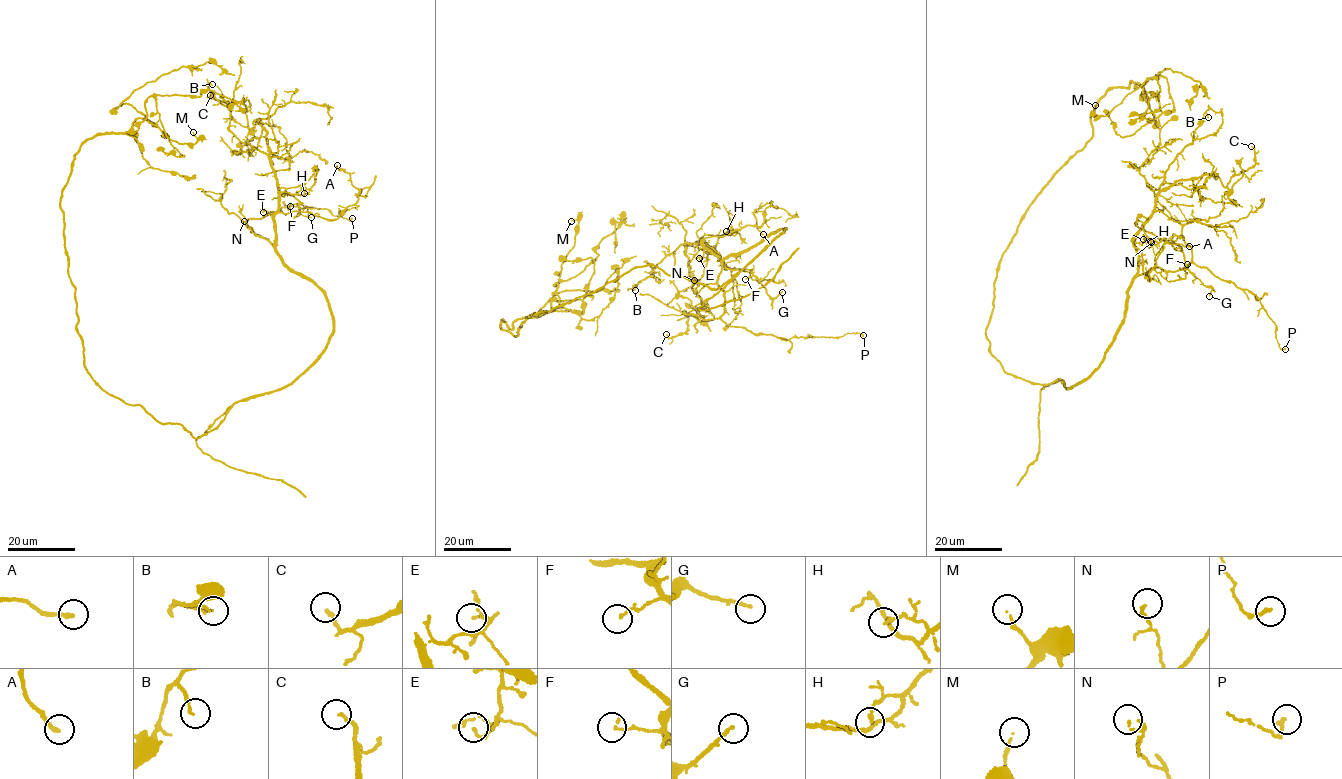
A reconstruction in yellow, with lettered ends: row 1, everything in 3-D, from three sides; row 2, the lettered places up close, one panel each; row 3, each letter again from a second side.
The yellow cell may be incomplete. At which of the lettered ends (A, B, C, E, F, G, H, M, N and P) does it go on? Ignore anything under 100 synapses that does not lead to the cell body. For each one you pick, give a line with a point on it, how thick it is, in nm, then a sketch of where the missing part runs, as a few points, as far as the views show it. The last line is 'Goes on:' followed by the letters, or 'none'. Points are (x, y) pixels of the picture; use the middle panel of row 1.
Goes on: none

